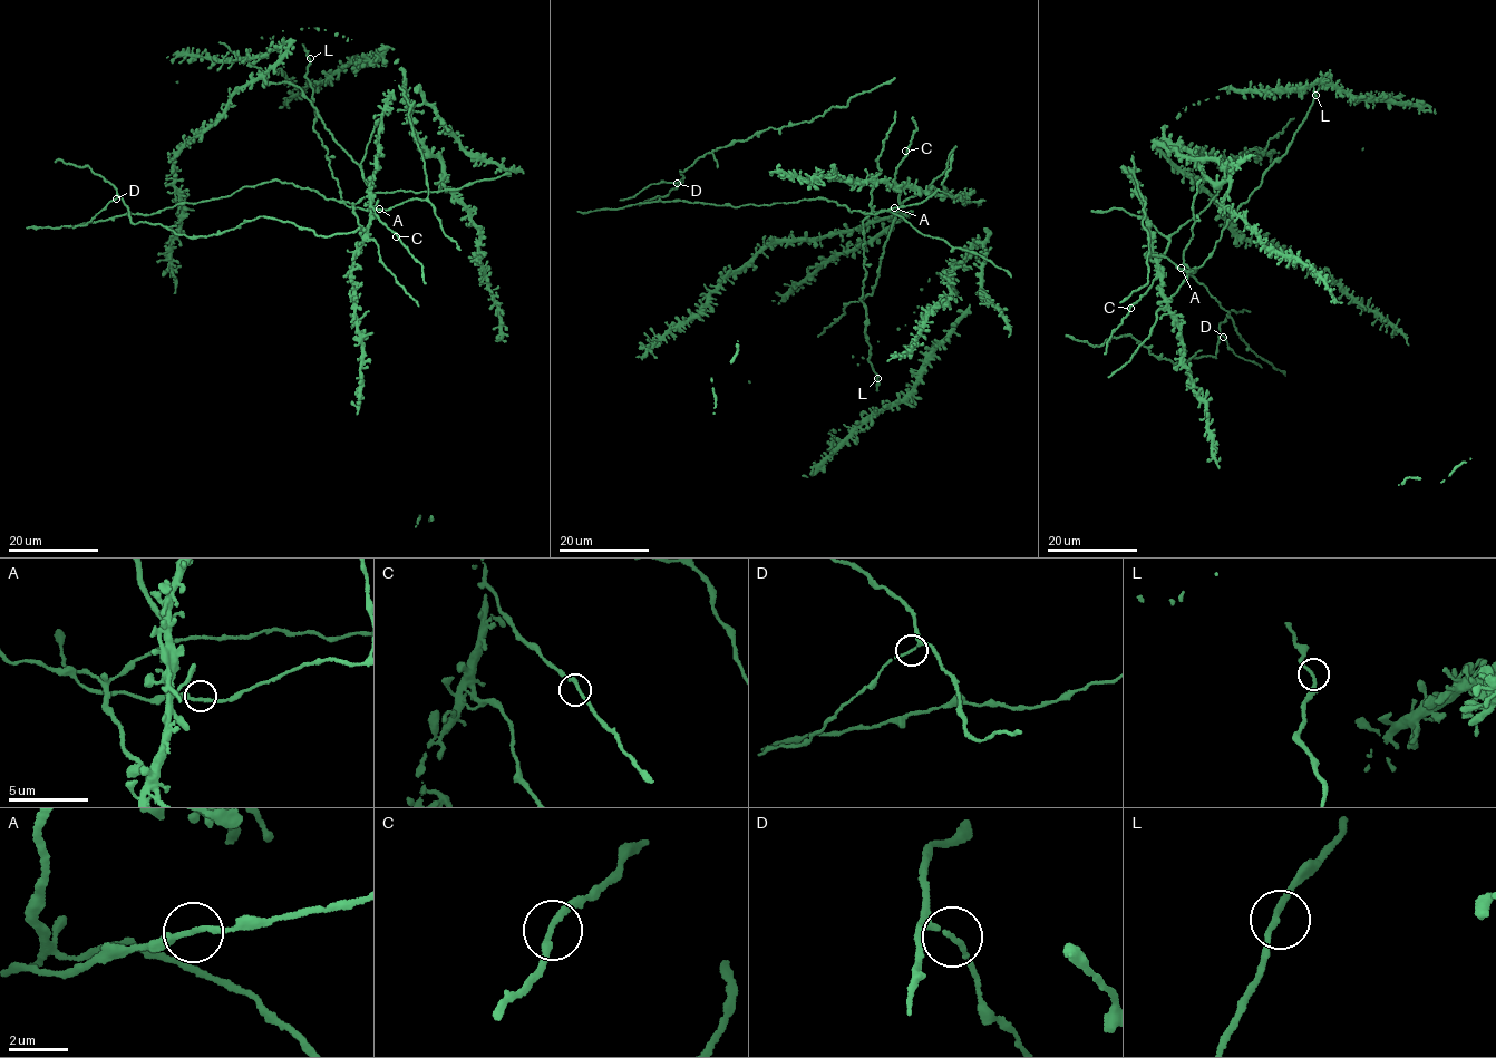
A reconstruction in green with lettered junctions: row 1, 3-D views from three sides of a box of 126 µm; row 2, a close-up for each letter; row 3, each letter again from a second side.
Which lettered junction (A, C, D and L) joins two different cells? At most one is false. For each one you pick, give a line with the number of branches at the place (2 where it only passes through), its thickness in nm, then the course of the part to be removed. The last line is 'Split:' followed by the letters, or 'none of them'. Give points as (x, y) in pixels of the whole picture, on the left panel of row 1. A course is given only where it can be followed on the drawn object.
Split: none of them

